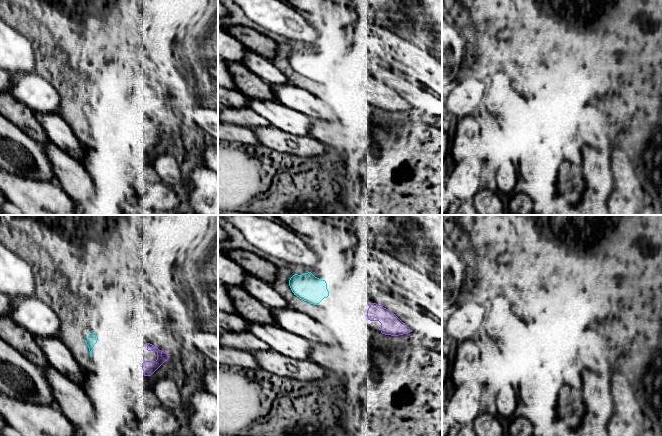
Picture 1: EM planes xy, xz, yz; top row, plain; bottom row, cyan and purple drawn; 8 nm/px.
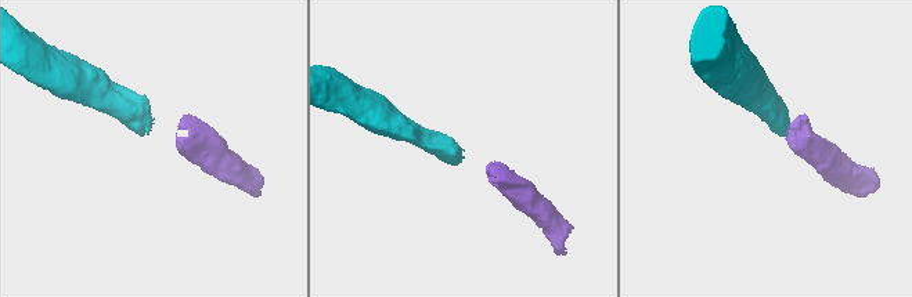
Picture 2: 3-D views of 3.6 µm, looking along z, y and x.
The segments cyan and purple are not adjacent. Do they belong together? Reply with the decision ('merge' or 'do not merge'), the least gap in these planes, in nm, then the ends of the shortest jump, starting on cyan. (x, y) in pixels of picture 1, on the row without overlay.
merge | 340 nm | xz (328, 71), (367, 86)

